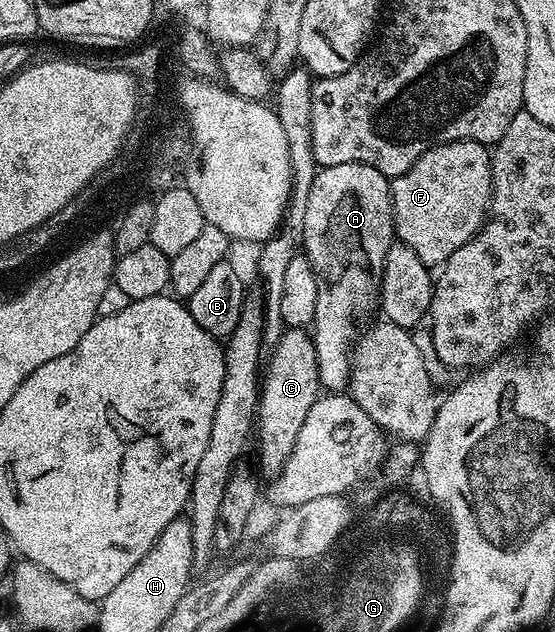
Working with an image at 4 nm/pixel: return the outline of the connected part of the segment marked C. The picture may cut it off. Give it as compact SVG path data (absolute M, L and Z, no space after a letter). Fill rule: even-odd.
M287 329L271 355L266 365L268 373L266 375L265 372L260 385L256 414L258 461L263 473L261 476L266 476L266 479L278 477L286 465L287 457L295 446L296 435L322 389L314 340L306 329Z

